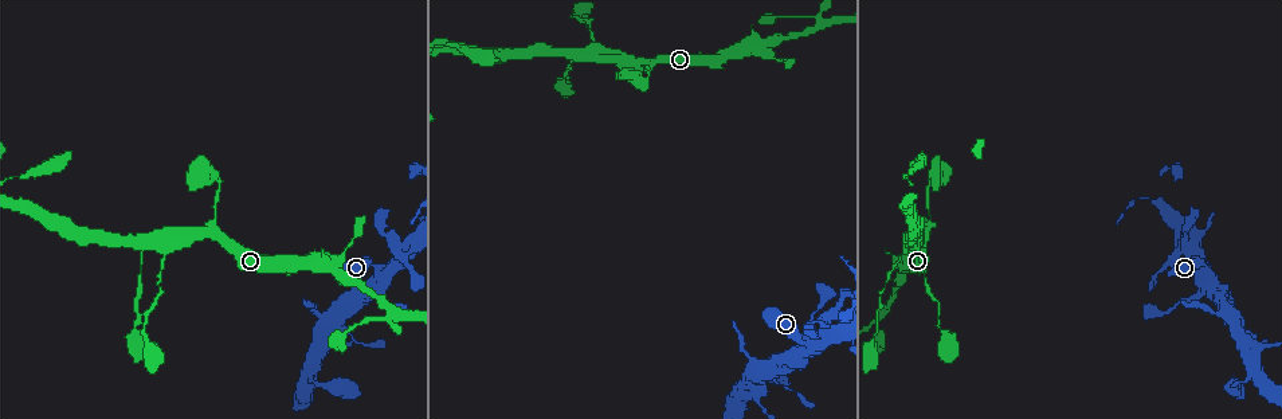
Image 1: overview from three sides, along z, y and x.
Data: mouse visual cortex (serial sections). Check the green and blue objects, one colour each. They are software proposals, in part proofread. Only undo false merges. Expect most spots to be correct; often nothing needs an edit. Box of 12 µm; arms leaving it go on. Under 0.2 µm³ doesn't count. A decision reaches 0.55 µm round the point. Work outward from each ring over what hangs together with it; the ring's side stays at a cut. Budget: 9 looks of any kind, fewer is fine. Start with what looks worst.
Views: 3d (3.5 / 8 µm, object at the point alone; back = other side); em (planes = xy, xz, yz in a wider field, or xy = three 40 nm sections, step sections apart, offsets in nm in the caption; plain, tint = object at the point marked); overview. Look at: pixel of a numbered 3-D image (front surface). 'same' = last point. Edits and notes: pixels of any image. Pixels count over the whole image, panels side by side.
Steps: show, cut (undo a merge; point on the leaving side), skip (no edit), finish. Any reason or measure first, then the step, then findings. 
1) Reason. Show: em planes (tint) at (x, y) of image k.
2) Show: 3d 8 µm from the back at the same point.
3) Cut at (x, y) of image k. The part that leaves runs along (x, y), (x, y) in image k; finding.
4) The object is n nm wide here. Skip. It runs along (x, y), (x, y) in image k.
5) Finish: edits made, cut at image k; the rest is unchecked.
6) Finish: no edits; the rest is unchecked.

Sharp bend. Show: 3d 8 µm at (387, 308) of image 1.

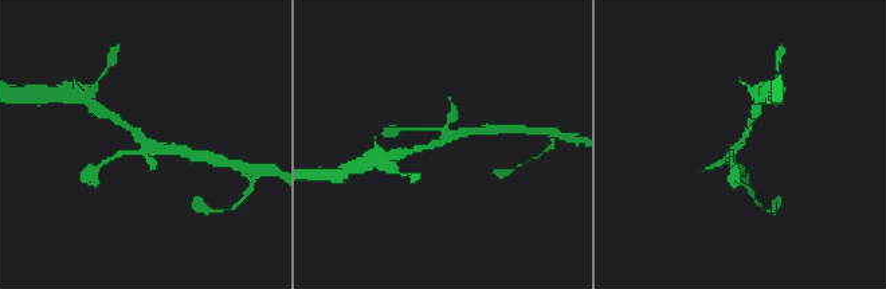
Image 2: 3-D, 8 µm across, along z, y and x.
Zoom in. Show: 3d 3.5 µm at (144, 146) of image 2.

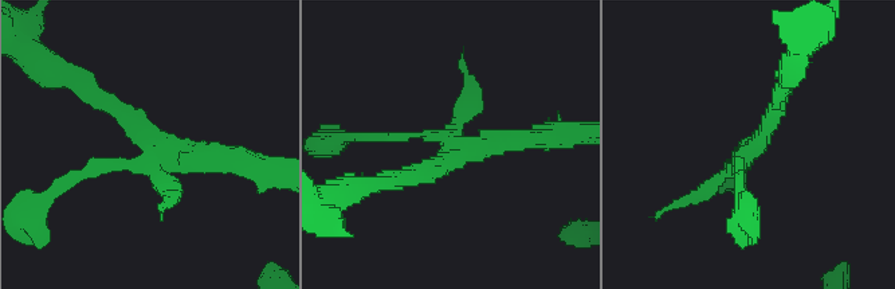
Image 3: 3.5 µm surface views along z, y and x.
Shape alone is not enough. Show: em xy step 2 (tint) at (755, 147) of image 3.

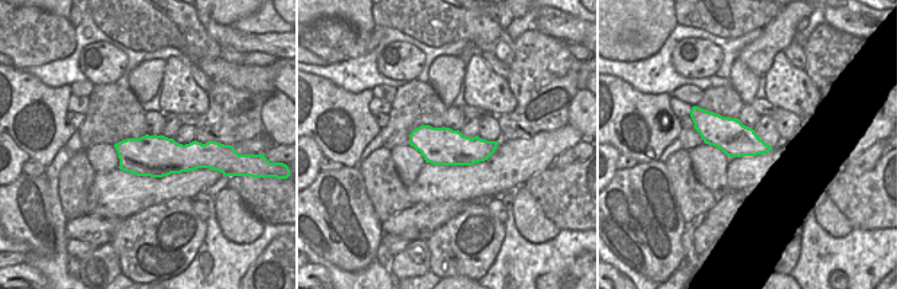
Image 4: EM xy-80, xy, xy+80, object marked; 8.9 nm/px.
Skip. It runs along (784, 88), (738, 174) in image 3; one cell here.

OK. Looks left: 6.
Arms part here. Show: 3d 8 µm from the back at (212, 236) of image 1.

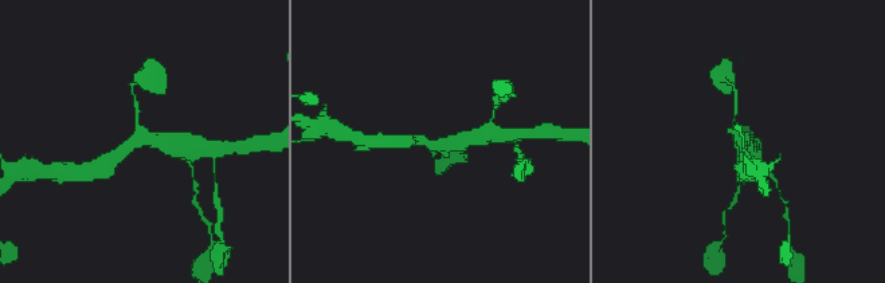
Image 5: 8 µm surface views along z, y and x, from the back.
3 arms meet here; the arms are 100, 300, 400 nm wide; shape alone is not enough. Show: em planes (tint) at (439, 145) of image 5.

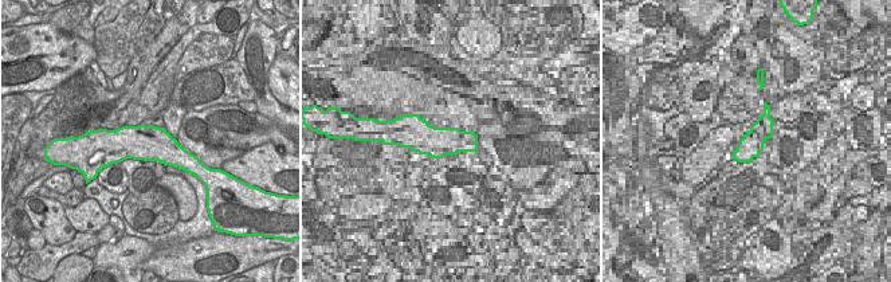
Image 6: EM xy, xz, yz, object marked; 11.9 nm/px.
Skip. It runs along (106, 162), (137, 140), (176, 146) in image 5; all the same cell.

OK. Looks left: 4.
Two arms in line, one across. Show: 3d 3.5 µm at (809, 345) of image 1.

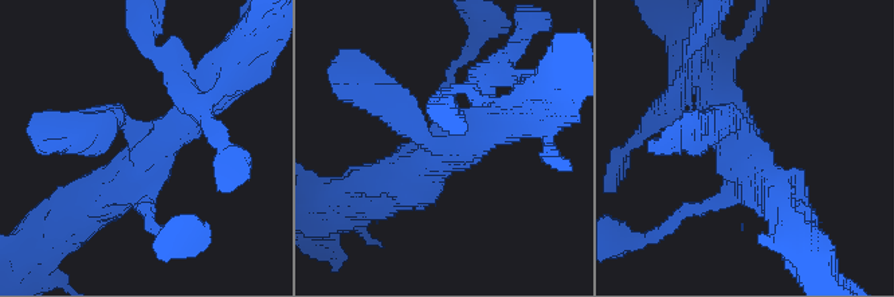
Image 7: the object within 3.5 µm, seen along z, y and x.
Need the tissue. Show: em xy step 1 (tint) at (748, 166) of image 7.

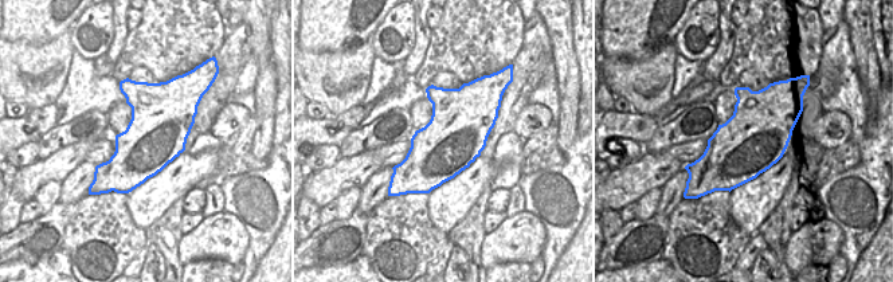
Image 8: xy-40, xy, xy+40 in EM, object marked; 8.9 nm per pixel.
The object is 550 nm wide here. Skip. It runs along (714, 122), (742, 126), (793, 218) in image 7; one cell here.

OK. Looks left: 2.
Finish: no edits; the rest is unchecked.

